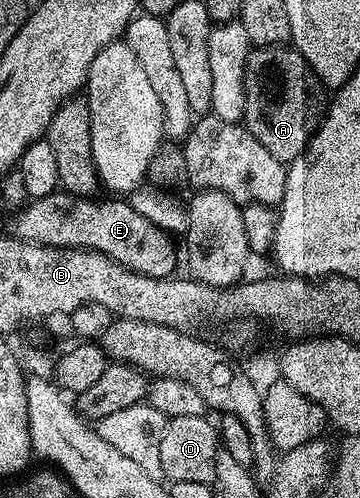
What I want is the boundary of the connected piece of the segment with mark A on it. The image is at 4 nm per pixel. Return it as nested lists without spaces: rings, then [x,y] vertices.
[[[282,44],[280,46],[258,46],[250,49],[249,55],[247,56],[247,64],[245,65],[245,117],[243,119],[243,125],[249,130],[252,136],[255,136],[256,140],[259,140],[260,144],[263,144],[263,146],[267,148],[268,152],[271,152],[271,156],[273,156],[275,160],[288,164],[294,162],[304,150],[308,150],[309,141],[313,138],[313,133],[316,132],[318,126],[320,126],[322,118],[325,117],[326,109],[326,87],[321,85],[320,80],[315,76],[315,72],[307,64],[307,60],[303,60],[303,56],[296,48],[289,44]]]

